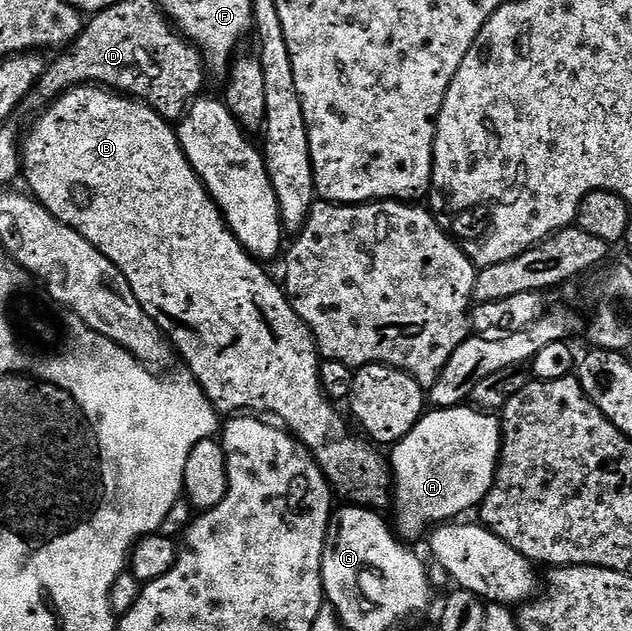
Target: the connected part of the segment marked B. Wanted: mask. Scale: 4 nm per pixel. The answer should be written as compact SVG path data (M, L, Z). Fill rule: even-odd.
M85 85L83 87L72 87L69 91L64 92L63 95L59 95L57 99L51 100L47 104L48 107L44 112L41 113L40 116L36 119L36 124L33 125L32 128L28 131L28 136L23 136L22 139L22 179L25 179L28 182L27 190L30 192L31 198L37 200L41 205L49 211L49 213L55 217L58 221L62 221L66 225L70 225L72 228L78 232L82 237L86 237L86 241L90 241L90 245L94 245L94 249L98 249L102 253L106 253L106 257L110 257L110 261L114 261L114 265L118 265L118 269L122 273L122 277L126 277L126 281L130 281L130 289L134 289L134 297L138 297L138 305L142 305L142 309L146 309L146 313L152 320L156 322L161 329L167 334L173 348L175 354L177 356L180 355L184 358L183 366L186 368L188 374L193 375L196 378L196 382L199 383L200 388L203 389L204 395L208 400L216 406L217 412L225 413L224 411L228 411L227 413L264 413L260 411L269 411L272 415L277 415L279 422L283 424L285 428L291 434L295 435L297 439L300 440L301 443L304 444L305 447L308 448L309 451L312 452L312 455L316 459L316 464L320 466L322 469L322 473L328 479L328 484L332 486L333 492L337 496L340 495L344 498L344 501L347 501L349 504L355 505L357 507L371 507L373 509L384 509L384 506L389 506L390 503L390 492L393 490L394 484L392 481L392 476L390 474L389 464L386 462L385 456L384 459L379 455L377 448L373 446L371 442L367 438L359 437L360 439L355 439L354 436L348 435L348 427L344 424L344 419L339 415L338 412L335 411L333 400L327 399L324 396L324 390L322 389L322 385L320 384L320 365L321 358L316 349L316 342L314 341L314 337L310 333L310 329L306 326L306 324L302 321L302 317L298 317L298 313L294 313L294 309L290 305L290 301L288 300L288 296L284 293L284 288L281 286L279 282L276 283L271 279L270 276L267 275L266 272L263 271L261 264L257 262L257 260L253 259L251 255L245 251L244 246L241 245L240 242L234 237L234 233L232 230L227 227L224 223L224 214L216 208L216 203L208 196L208 191L204 188L204 182L196 176L194 173L194 169L190 165L190 161L186 157L186 153L182 149L182 145L180 144L180 136L178 134L177 128L173 126L169 120L161 117L154 108L149 107L148 104L140 102L139 99L131 98L127 95L119 94L109 88L102 87L99 85Z

